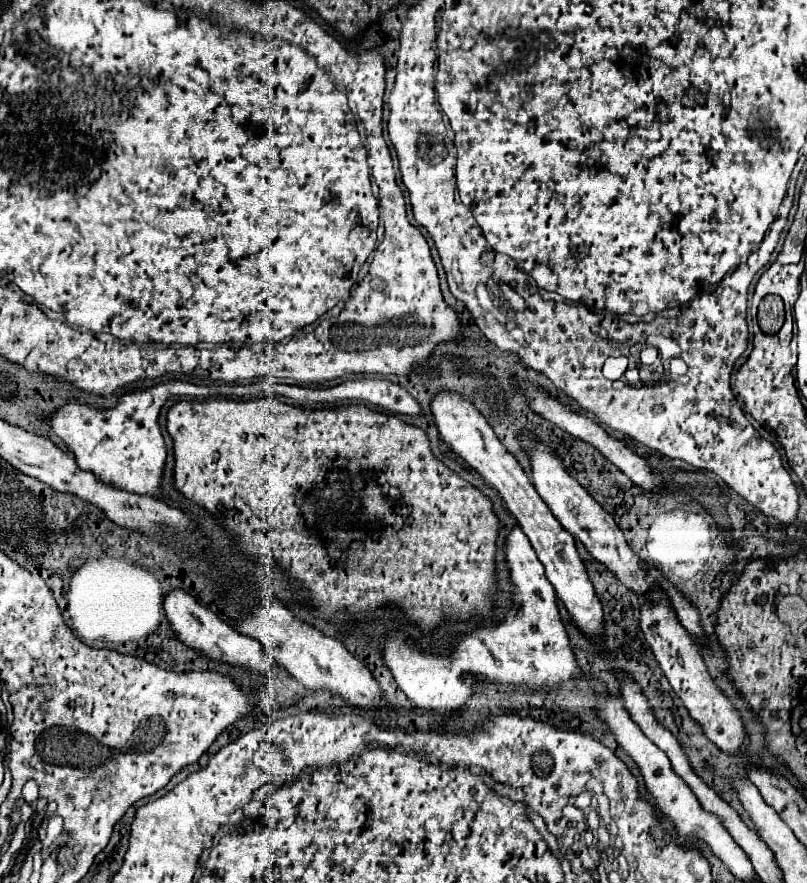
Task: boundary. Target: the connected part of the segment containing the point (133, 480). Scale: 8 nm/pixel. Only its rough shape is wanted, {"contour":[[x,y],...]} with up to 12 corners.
{"contour":[[167,381],[113,409],[63,405],[51,429],[77,465],[161,495],[169,397],[257,397],[253,385]]}

